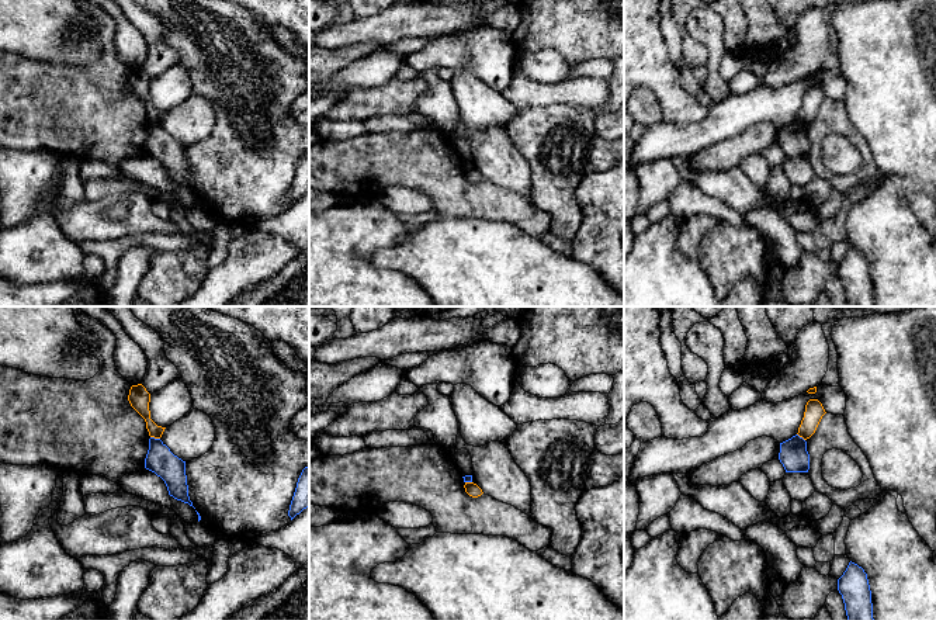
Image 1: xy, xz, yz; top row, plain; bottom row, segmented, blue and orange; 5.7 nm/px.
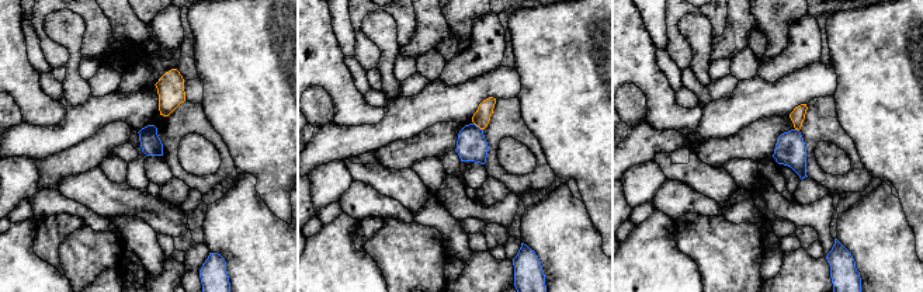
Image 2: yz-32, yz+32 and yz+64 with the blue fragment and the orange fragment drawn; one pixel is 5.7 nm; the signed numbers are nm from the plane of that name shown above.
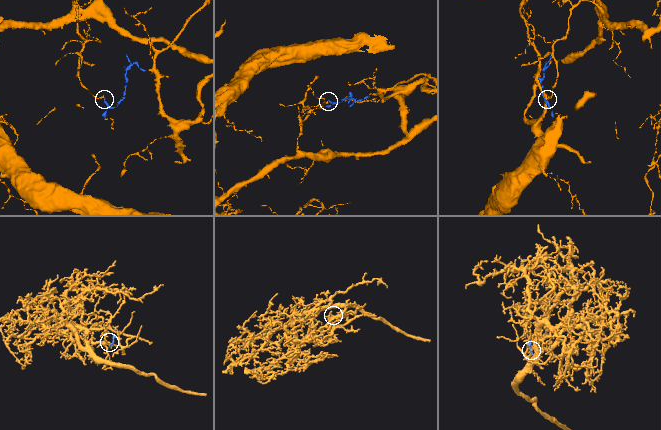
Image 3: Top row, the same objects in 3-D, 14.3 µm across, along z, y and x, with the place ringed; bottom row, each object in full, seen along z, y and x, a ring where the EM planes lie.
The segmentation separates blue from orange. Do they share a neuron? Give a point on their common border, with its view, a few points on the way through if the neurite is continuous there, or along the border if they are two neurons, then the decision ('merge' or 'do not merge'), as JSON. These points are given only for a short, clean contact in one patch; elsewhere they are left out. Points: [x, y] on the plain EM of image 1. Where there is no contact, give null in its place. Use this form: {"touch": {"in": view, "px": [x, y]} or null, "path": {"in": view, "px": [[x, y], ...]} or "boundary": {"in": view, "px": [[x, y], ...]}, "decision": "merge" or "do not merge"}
{"touch": {"in": "xy", "px": [153, 123]}, "boundary": {"in": "xy", "px": [[151, 121], [159, 124]]}, "decision": "do not merge"}

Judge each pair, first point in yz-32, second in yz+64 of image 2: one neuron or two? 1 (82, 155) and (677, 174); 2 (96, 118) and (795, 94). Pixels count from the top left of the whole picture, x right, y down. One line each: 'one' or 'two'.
1: two
2: one

